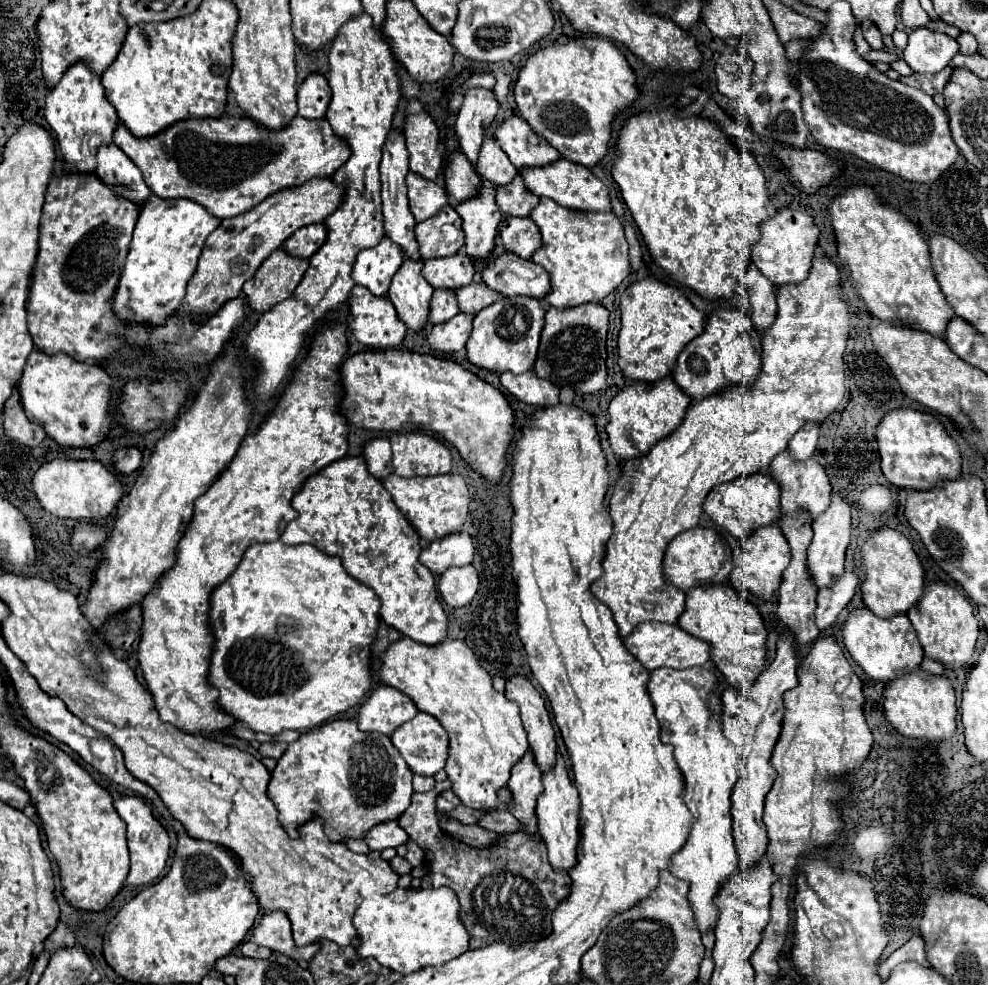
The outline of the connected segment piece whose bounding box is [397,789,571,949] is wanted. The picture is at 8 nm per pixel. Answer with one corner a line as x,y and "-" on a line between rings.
437,791
415,793
411,805
397,819
427,855
425,865
429,873
421,879
421,887
447,887
455,891
459,899
459,919
469,931
469,947
479,949
491,943
521,945
527,941
539,941
551,935
551,913
571,891
571,879
567,873
553,871
547,861
547,847
541,839
525,833
507,833
495,847
487,851
475,851
461,841
443,835
435,813

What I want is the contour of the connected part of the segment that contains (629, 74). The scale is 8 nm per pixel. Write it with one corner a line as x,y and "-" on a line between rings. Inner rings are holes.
579,37
531,55
519,71
513,95
517,113
527,119
533,131
543,135
563,159
593,167
607,153
613,119
637,101
639,87
625,55
609,39

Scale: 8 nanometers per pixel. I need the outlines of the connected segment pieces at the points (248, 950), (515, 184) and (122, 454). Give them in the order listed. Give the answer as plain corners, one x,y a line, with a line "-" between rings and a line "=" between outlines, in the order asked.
245,941
243,947
241,947
241,953
243,953
245,957
257,957
257,959
263,959
263,957
271,955
271,949
259,947
259,945
255,945
253,941
=
517,175
507,187
497,187
495,201
505,215
529,217
531,209
537,207
539,197
523,187
523,179
=
135,447
119,449
119,451
115,451
115,455
113,455
115,469
117,469
119,473
125,473
125,475
133,473
133,471
141,465
141,459
143,459
143,455
141,455
141,451
135,449

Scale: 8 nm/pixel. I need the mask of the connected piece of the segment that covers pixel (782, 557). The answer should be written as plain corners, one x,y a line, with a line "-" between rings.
771,525
771,527
761,527
759,531
755,531
755,535
751,535
751,539
747,541
740,541
741,557
743,565
747,569
747,573
741,573
739,577
739,587
743,587
745,591
749,591
751,595
763,599
763,601
771,601
775,599
775,591
781,585
781,575
785,571
785,567
789,565
789,543
783,537
783,533
779,531
779,525

